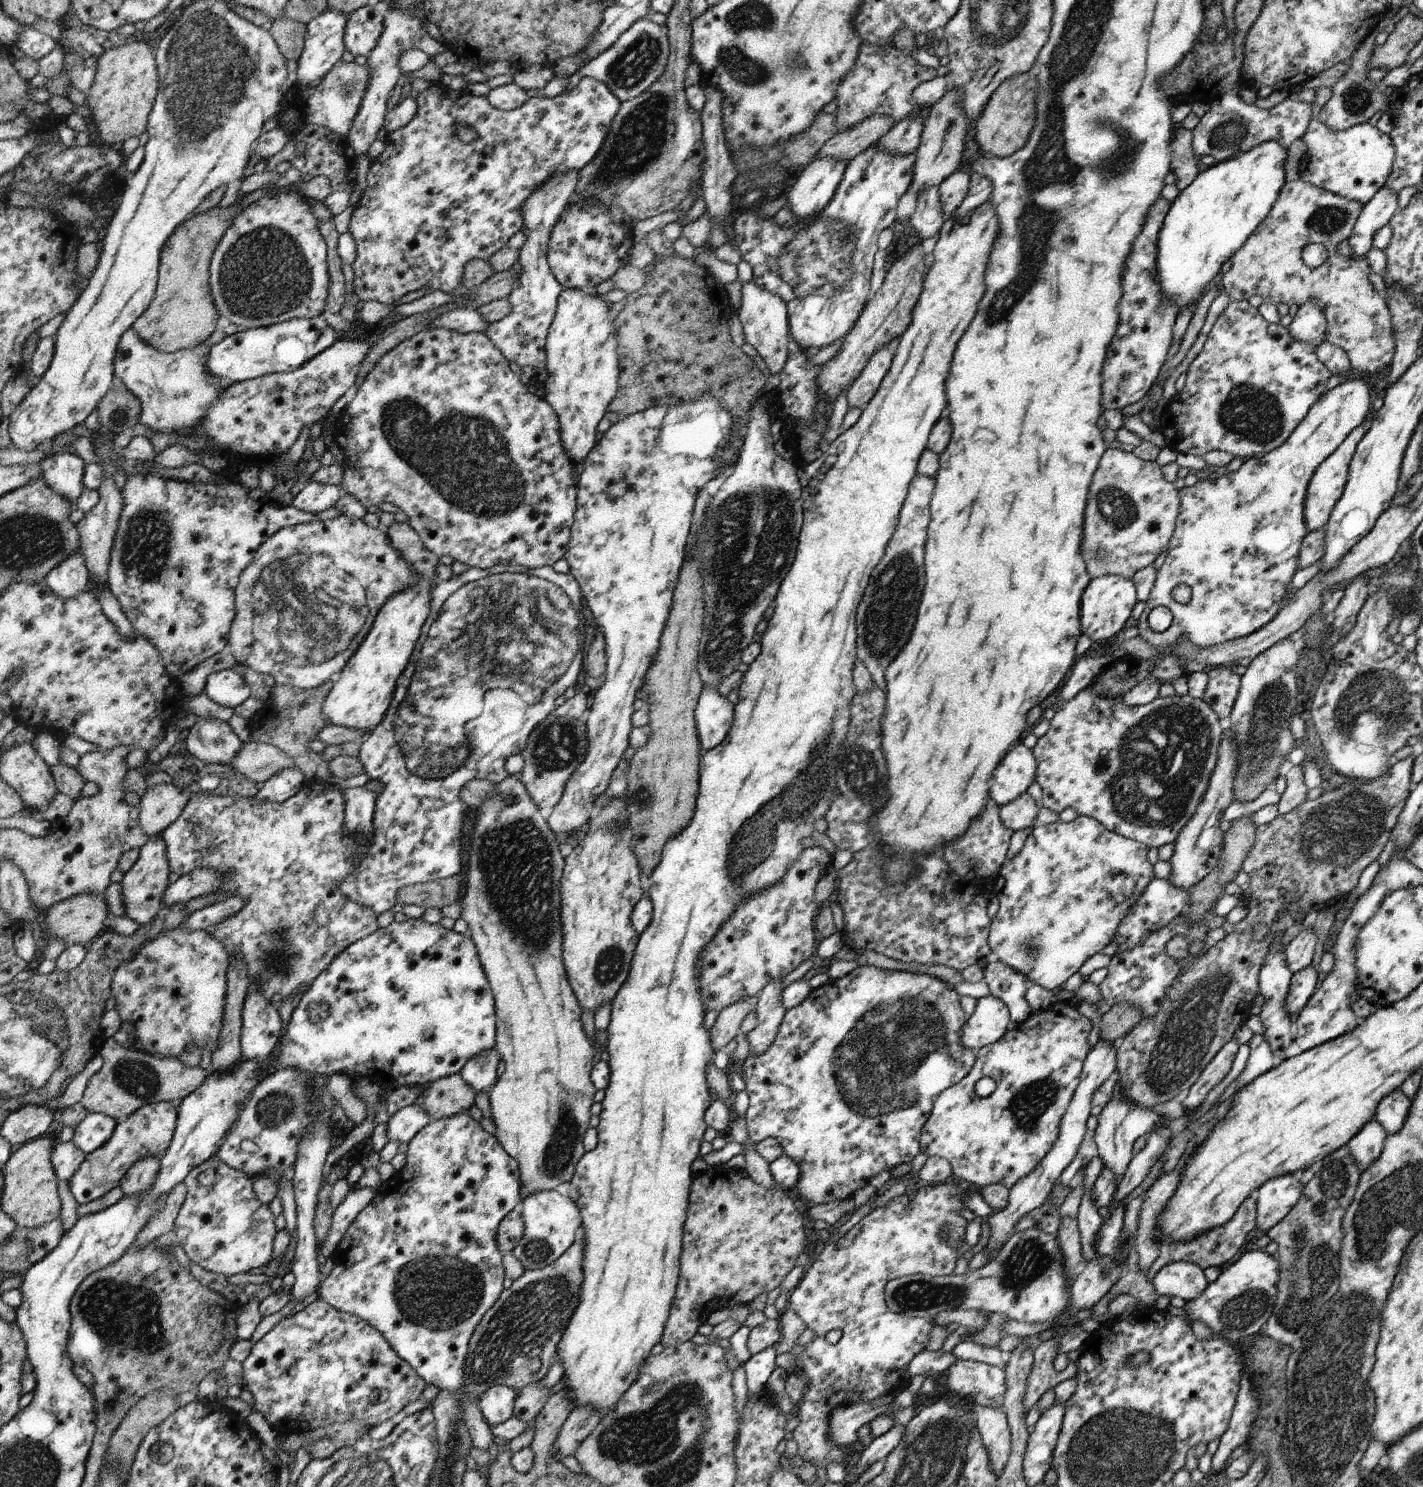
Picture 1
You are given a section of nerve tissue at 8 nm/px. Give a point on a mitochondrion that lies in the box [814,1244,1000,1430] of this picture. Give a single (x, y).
(918, 1293)

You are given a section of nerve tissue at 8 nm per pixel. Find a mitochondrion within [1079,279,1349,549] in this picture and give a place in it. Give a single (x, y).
(1250, 413)

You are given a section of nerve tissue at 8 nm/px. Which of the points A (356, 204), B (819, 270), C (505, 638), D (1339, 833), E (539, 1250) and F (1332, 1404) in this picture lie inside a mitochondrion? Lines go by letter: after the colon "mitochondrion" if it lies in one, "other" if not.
A: other
B: mitochondrion
C: mitochondrion
D: mitochondrion
E: mitochondrion
F: mitochondrion

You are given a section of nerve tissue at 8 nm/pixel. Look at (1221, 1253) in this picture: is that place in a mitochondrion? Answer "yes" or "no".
no

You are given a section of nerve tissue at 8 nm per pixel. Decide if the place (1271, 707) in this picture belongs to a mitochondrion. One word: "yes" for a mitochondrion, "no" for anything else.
yes

